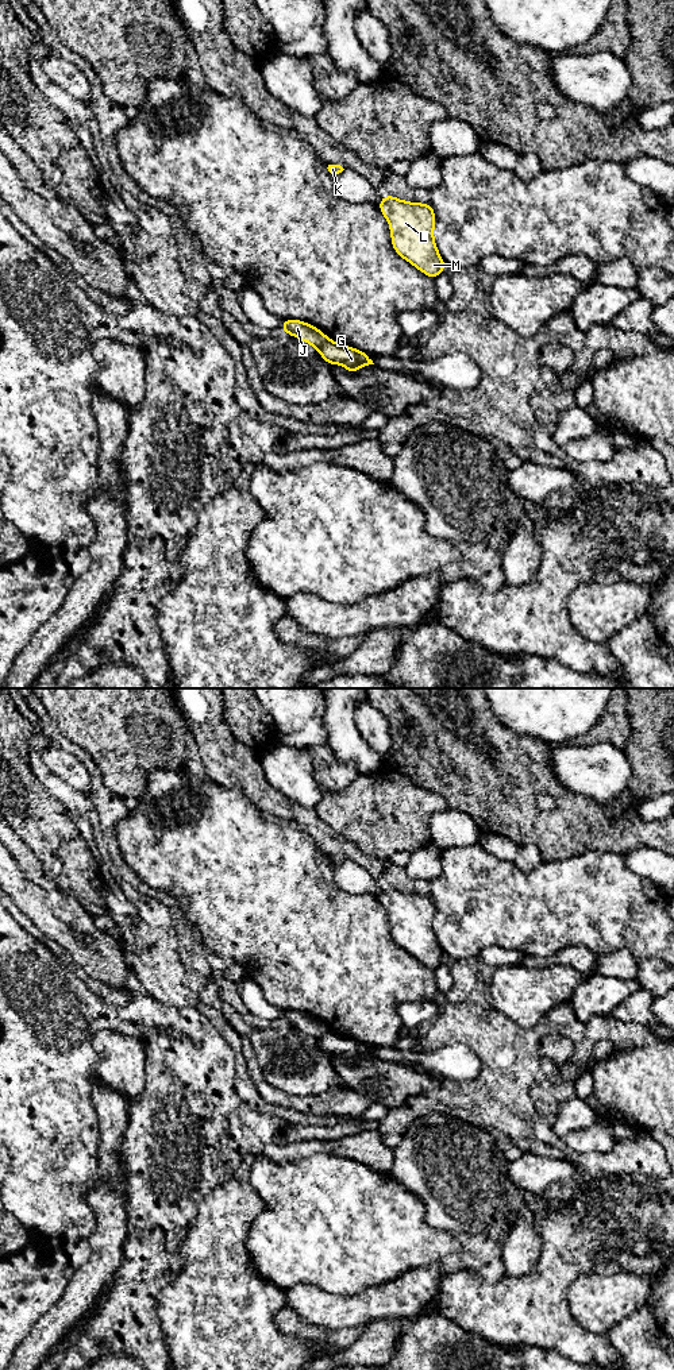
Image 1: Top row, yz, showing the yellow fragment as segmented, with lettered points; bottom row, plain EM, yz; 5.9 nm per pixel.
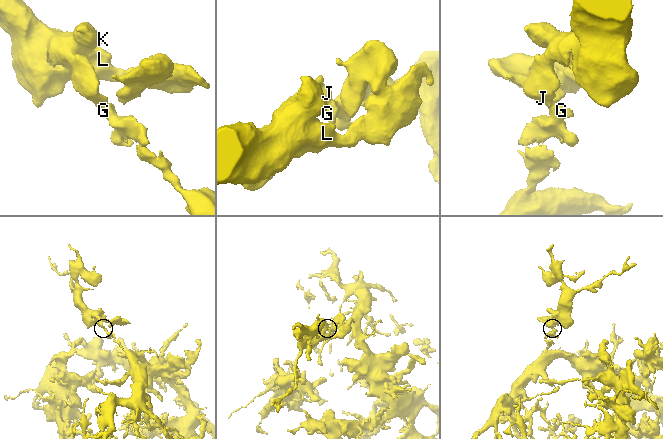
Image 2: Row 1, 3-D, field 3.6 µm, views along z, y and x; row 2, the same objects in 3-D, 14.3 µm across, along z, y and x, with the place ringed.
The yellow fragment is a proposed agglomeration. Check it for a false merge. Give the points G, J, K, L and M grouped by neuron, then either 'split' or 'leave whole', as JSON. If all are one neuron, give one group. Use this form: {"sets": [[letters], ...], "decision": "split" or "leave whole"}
{"sets": [["G"], ["J", "K", "L", "M"]], "decision": "split"}

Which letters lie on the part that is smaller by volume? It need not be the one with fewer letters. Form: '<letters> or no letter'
J, K, L, M

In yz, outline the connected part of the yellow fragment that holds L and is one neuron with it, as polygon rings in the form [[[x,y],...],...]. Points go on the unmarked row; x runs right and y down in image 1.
[[[384,885],[378,899],[389,914],[393,941],[403,950],[432,970],[447,960],[434,931],[432,895],[409,894]]]

